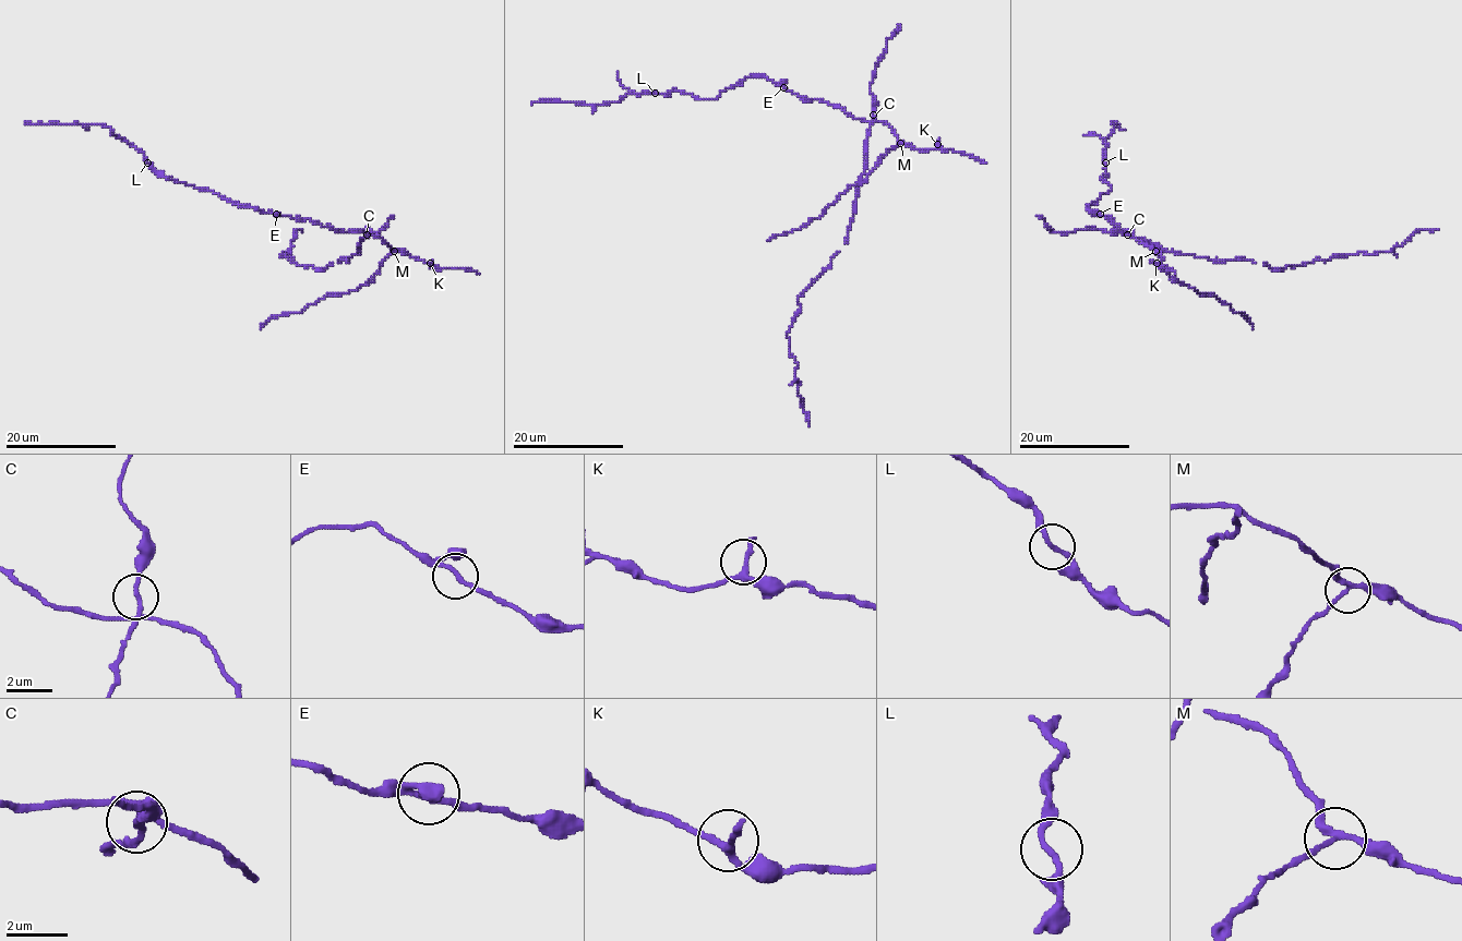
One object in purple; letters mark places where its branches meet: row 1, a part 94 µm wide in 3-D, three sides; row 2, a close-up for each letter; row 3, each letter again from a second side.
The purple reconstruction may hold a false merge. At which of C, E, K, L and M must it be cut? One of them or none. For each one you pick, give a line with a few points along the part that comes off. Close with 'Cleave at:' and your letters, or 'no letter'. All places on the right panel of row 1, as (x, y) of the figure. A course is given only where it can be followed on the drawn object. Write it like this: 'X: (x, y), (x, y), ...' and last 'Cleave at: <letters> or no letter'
M: (1154, 251), (1172, 276), (1199, 293), (1211, 293), (1229, 303), (1248, 317), (1254, 329)
Cleave at: M

